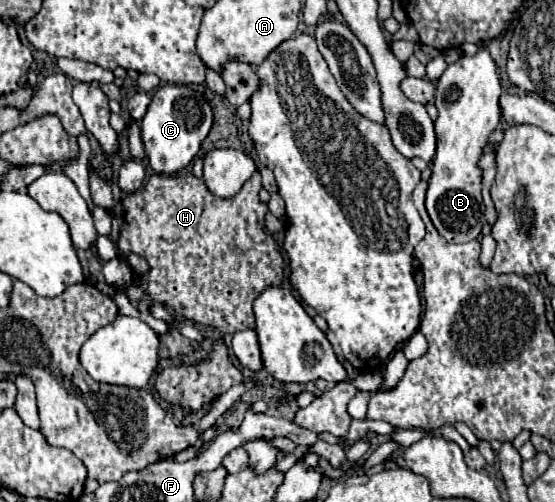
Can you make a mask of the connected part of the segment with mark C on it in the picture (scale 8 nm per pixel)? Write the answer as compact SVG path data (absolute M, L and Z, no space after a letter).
M176 84L160 86L154 92L148 112L144 114L140 124L144 152L148 156L152 170L156 174L176 174L182 168L186 168L200 152L200 144L208 136L210 128L212 128L212 110L208 102L202 98L202 94L190 90L188 86Z

